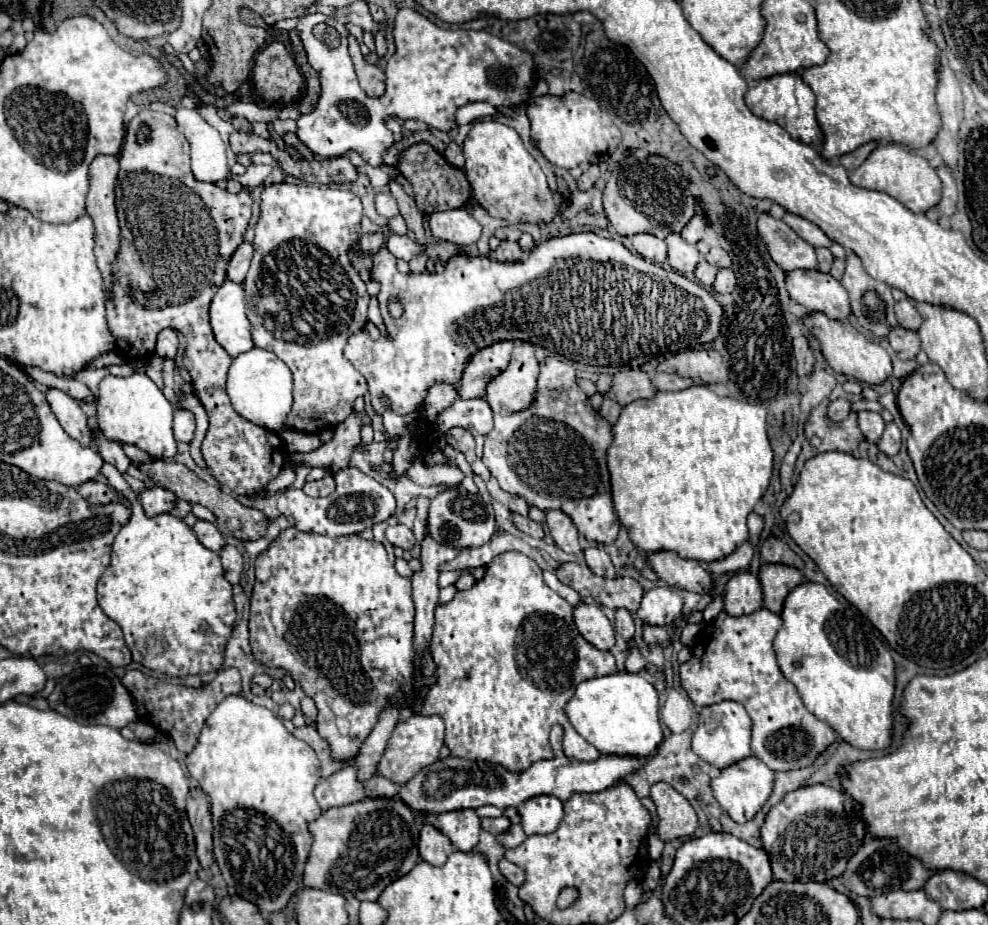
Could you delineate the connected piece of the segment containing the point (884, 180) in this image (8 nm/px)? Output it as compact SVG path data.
M935 138L931 144L917 148L917 150L911 150L903 144L888 143L878 145L869 154L869 158L857 170L853 170L849 174L849 180L855 186L885 192L885 194L893 196L905 208L909 208L913 214L925 214L929 208L933 208L937 204L937 200L941 200L941 180L937 176L937 168L943 164L945 164L945 160L941 158L941 154L937 150Z

